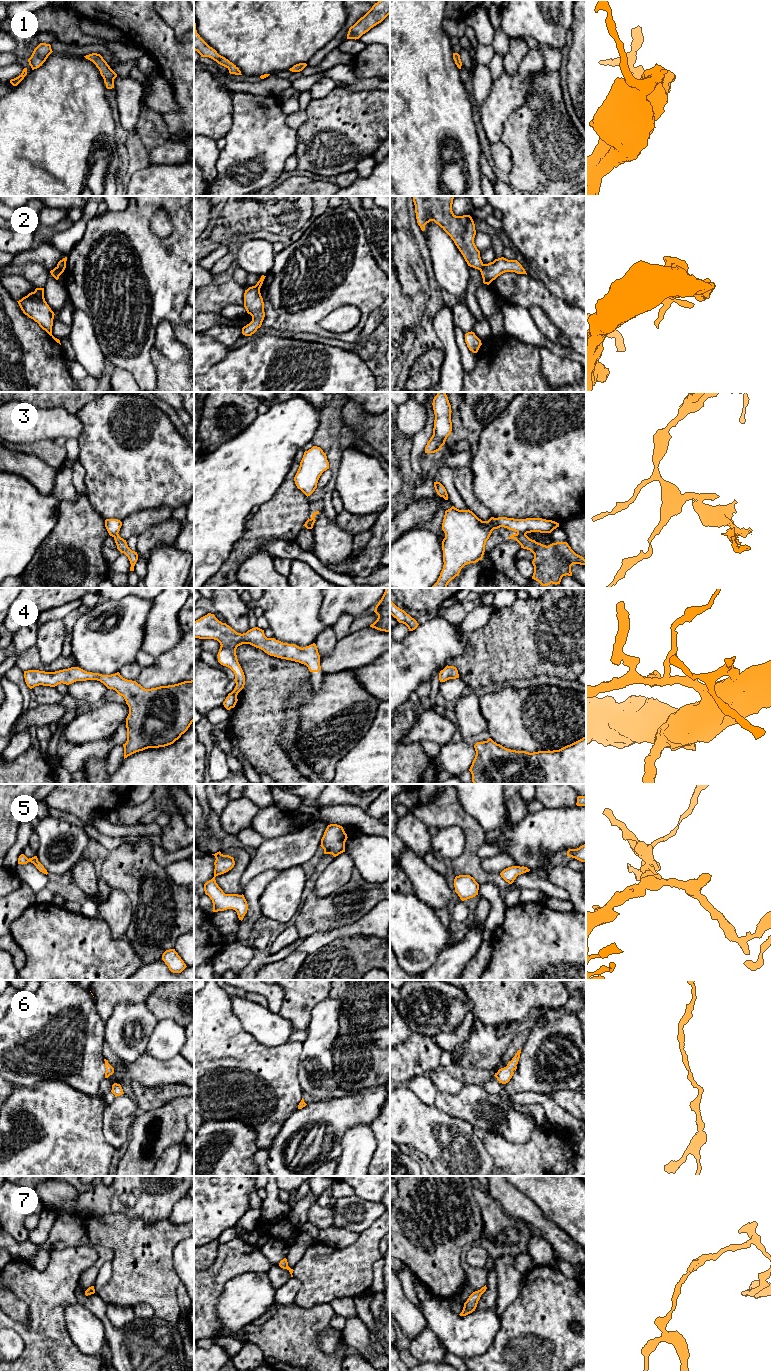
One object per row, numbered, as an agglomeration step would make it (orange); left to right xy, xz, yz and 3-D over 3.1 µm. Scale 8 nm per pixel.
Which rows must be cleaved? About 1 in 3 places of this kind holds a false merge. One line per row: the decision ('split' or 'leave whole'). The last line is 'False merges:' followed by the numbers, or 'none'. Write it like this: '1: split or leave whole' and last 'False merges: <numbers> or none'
1: leave whole
2: split
3: split
4: leave whole
5: leave whole
6: leave whole
7: leave whole
False merges: 2, 3

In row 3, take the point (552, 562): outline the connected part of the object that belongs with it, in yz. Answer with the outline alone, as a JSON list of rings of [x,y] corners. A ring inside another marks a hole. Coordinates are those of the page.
[[[512,534],[508,539],[515,539],[521,548],[534,554],[532,579],[542,586],[560,584],[563,576],[572,576],[573,564],[586,565],[586,560],[576,554],[567,542],[556,542],[548,546],[530,539],[527,535]]]

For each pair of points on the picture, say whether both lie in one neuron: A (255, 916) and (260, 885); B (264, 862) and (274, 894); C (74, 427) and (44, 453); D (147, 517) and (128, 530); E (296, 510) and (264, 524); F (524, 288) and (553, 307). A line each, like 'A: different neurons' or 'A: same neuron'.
A: same neuron
B: different neurons
C: different neurons
D: same neuron
E: same neuron
F: same neuron

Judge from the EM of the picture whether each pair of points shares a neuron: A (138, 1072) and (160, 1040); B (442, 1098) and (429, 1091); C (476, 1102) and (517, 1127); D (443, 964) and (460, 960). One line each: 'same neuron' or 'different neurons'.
A: different neurons
B: different neurons
C: same neuron
D: same neuron

